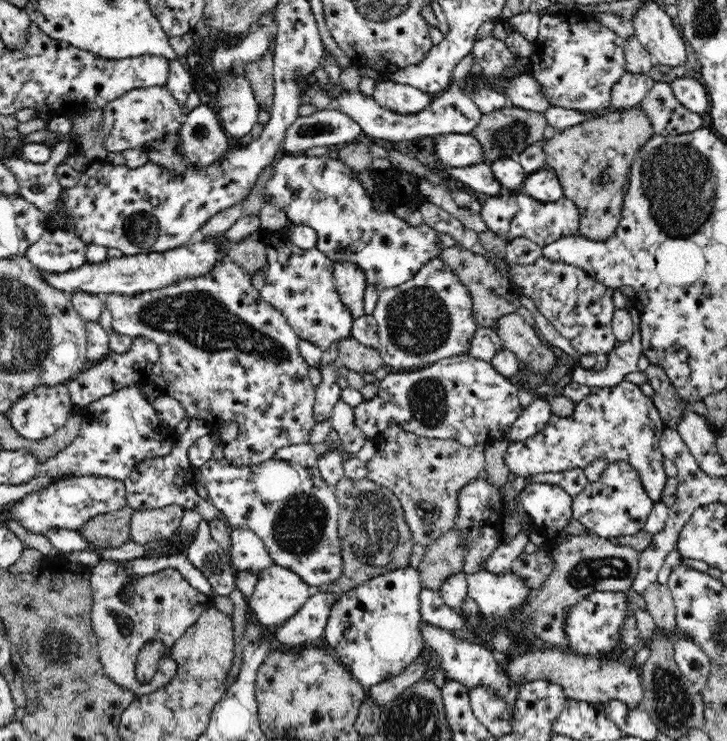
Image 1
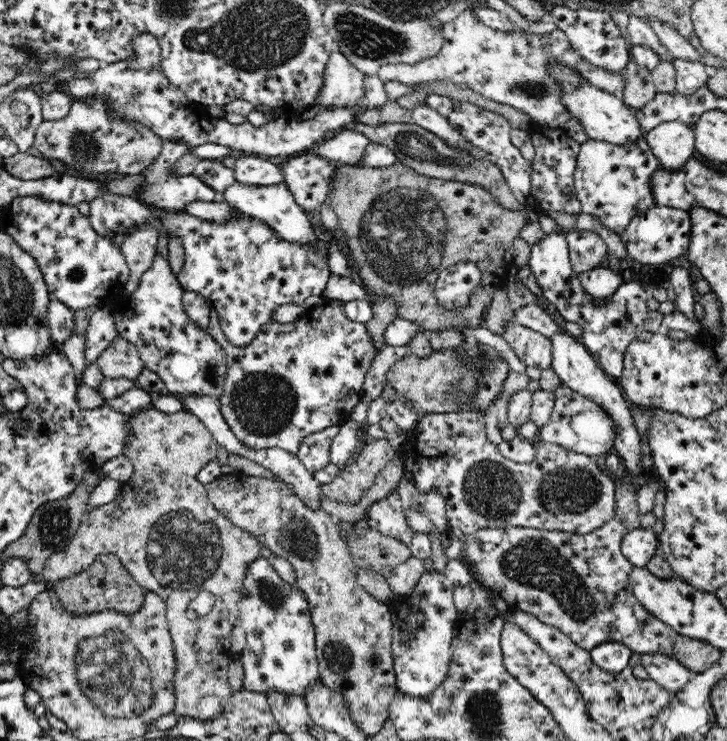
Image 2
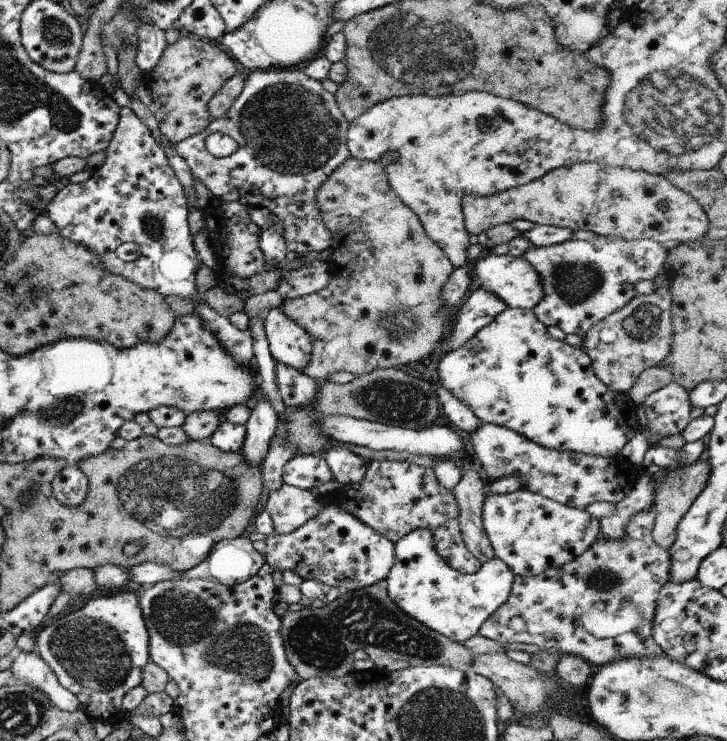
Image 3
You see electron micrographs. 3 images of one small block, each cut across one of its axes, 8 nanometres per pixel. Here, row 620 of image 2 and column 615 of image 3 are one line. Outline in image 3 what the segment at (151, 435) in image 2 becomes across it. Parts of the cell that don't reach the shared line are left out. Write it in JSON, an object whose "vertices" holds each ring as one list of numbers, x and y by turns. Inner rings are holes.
{"vertices":[[595,162,557,167,541,178,486,197,465,195,460,205,465,230,475,235,495,225,529,220,537,225,615,236,623,241,650,239,670,247,697,241,710,228,701,206,662,175,624,167,600,167]]}

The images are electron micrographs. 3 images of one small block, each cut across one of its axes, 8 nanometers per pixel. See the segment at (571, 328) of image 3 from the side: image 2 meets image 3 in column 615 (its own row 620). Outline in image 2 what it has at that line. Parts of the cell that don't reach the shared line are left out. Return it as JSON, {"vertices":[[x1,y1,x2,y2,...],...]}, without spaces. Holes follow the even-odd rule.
{"vertices":[[261,556,256,557,250,564,243,580,242,587,242,598,240,598,241,602,239,603,239,609,241,616,239,617,240,626,243,626,246,632,246,645,244,649,241,651,241,660,244,665,244,680,243,680,243,690,247,690,248,692,258,692,262,694,268,694,268,692,277,692,278,694,289,694,290,696,299,696,304,699,306,696,306,692,316,684,319,680,319,664,317,661,317,656,315,653,315,632,312,626,312,619,310,619,310,614,308,610,308,605,304,595,298,589,298,587,293,585,290,587,288,583,282,581,276,571,274,571,274,567,272,567,271,559,263,558]]}

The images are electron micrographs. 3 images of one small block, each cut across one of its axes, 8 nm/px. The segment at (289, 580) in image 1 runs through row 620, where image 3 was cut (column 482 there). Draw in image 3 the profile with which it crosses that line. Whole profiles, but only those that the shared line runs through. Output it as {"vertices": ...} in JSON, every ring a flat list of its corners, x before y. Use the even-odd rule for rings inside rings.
{"vertices":[[488,249,478,259,470,262,473,288,481,287,488,293,500,298,507,307,512,309,532,308,541,300,543,289,538,272,523,257,495,255]]}

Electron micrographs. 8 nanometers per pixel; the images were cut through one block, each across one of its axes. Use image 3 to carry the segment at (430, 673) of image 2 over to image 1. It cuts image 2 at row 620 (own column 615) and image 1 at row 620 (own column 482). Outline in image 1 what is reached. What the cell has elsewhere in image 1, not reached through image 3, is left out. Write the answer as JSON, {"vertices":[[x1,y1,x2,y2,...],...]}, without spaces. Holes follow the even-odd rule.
{"vertices":[[408,566,378,575,346,591,337,597,330,608,321,645,335,654,336,658,352,673,352,677,365,688,394,678,408,666,418,662,421,653,428,652,421,631,424,623,421,616,420,593,423,588,419,570]]}

